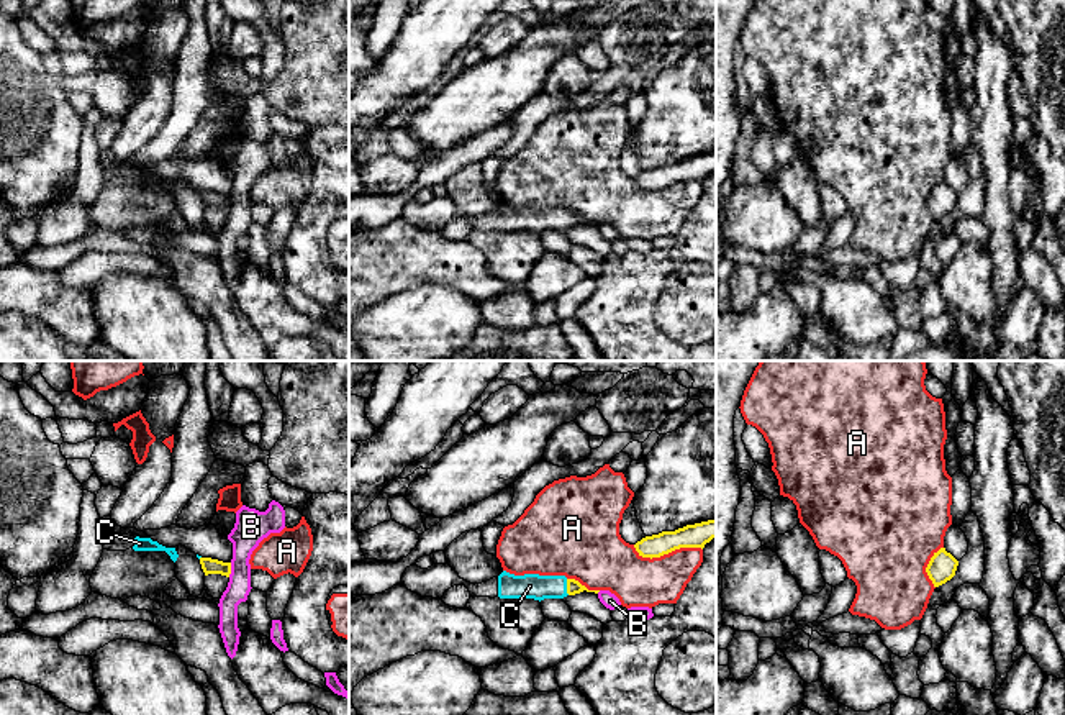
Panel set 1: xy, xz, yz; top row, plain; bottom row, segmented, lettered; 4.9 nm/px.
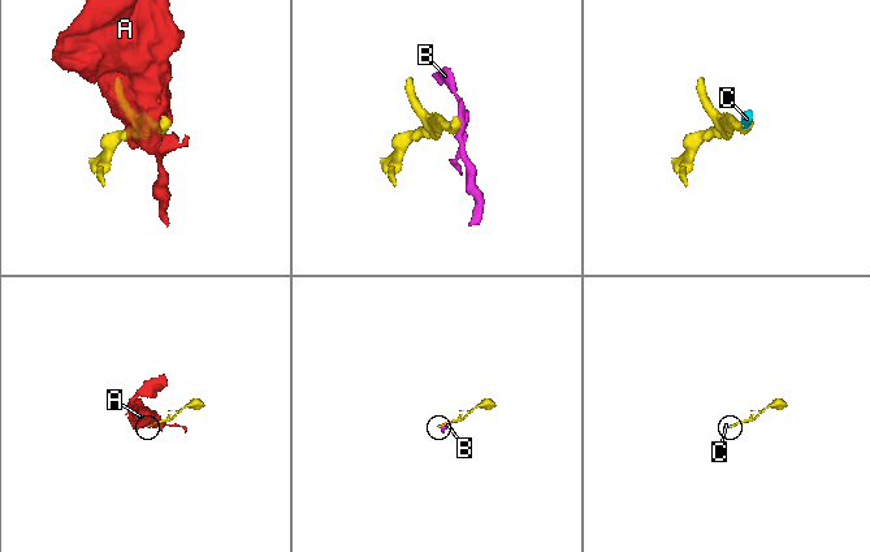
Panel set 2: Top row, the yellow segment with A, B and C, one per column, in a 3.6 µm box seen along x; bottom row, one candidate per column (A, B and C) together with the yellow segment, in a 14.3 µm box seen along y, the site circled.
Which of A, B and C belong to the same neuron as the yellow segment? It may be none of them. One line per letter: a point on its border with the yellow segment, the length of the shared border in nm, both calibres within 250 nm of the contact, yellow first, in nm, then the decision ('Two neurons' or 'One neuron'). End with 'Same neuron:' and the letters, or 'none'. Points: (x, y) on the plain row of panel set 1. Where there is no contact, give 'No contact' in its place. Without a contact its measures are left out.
A: Touches yellow at xz (667, 186). Shared border 340 nm. Thickness 120 nm (yellow) against 240 nm. Two neurons
B: Touches yellow at xy (230, 202). Shared border 70 nm. Thickness 80 nm (yellow) against 170 nm. Two neurons
C: Touches yellow at xz (567, 220). Shared border 80 nm. Thickness 70 nm (yellow) against 130 nm. One neuron
Same neuron: C

